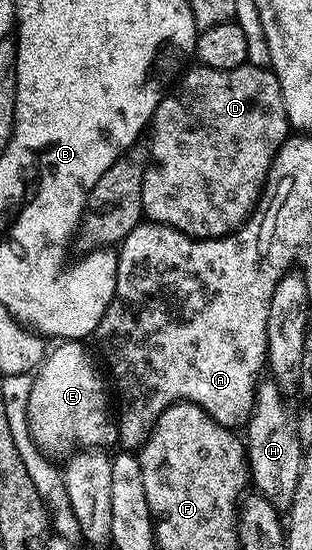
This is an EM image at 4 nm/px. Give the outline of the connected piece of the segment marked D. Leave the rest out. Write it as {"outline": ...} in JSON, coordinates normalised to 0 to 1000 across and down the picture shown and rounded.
{"outline":[[[779,116],[750,127],[686,127],[651,120],[625,120],[577,145],[564,162],[513,176],[513,191],[481,220],[481,291],[468,316],[455,324],[455,375],[462,391],[490,407],[529,407],[571,418],[590,429],[619,436],[696,436],[702,429],[740,429],[769,409],[821,382],[821,369],[833,364],[833,351],[846,345],[846,333],[859,329],[859,311],[891,280],[897,267],[929,245],[929,227],[917,193],[904,185],[904,164],[891,156],[891,142],[869,122],[830,124],[811,116]]]}

